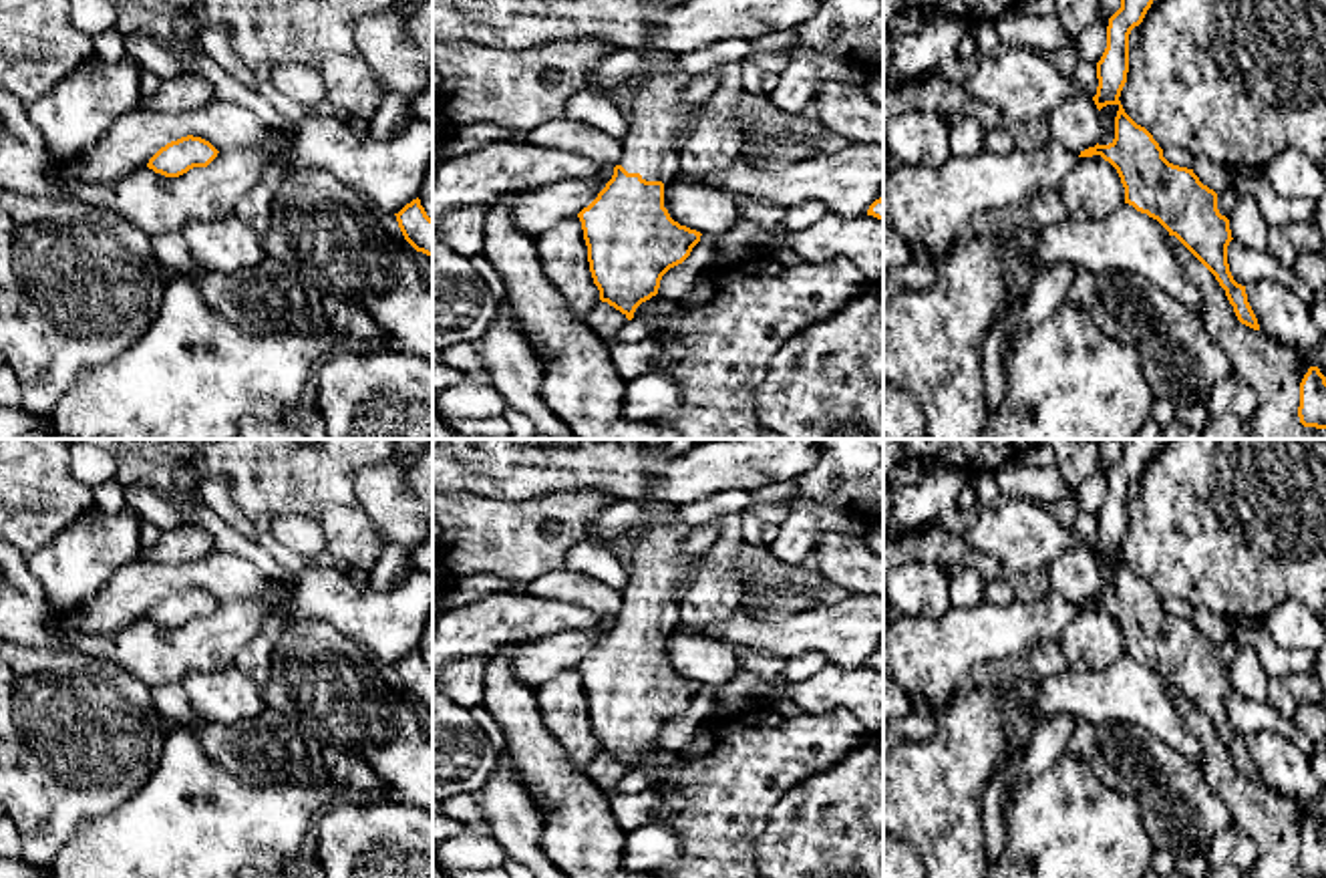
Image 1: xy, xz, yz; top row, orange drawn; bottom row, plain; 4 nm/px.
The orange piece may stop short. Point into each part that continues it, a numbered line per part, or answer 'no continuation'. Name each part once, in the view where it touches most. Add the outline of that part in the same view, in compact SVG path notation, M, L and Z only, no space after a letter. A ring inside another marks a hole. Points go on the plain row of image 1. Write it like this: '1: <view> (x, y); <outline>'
1: xz (658, 570); M640 501L650 522L636 532L624 604L616 616L646 632L668 634L680 624L680 590L694 562L682 546L690 526L676 520L676 505Z

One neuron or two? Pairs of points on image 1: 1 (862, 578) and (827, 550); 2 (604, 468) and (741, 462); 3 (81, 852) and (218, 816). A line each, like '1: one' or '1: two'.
1: one
2: one
3: one

